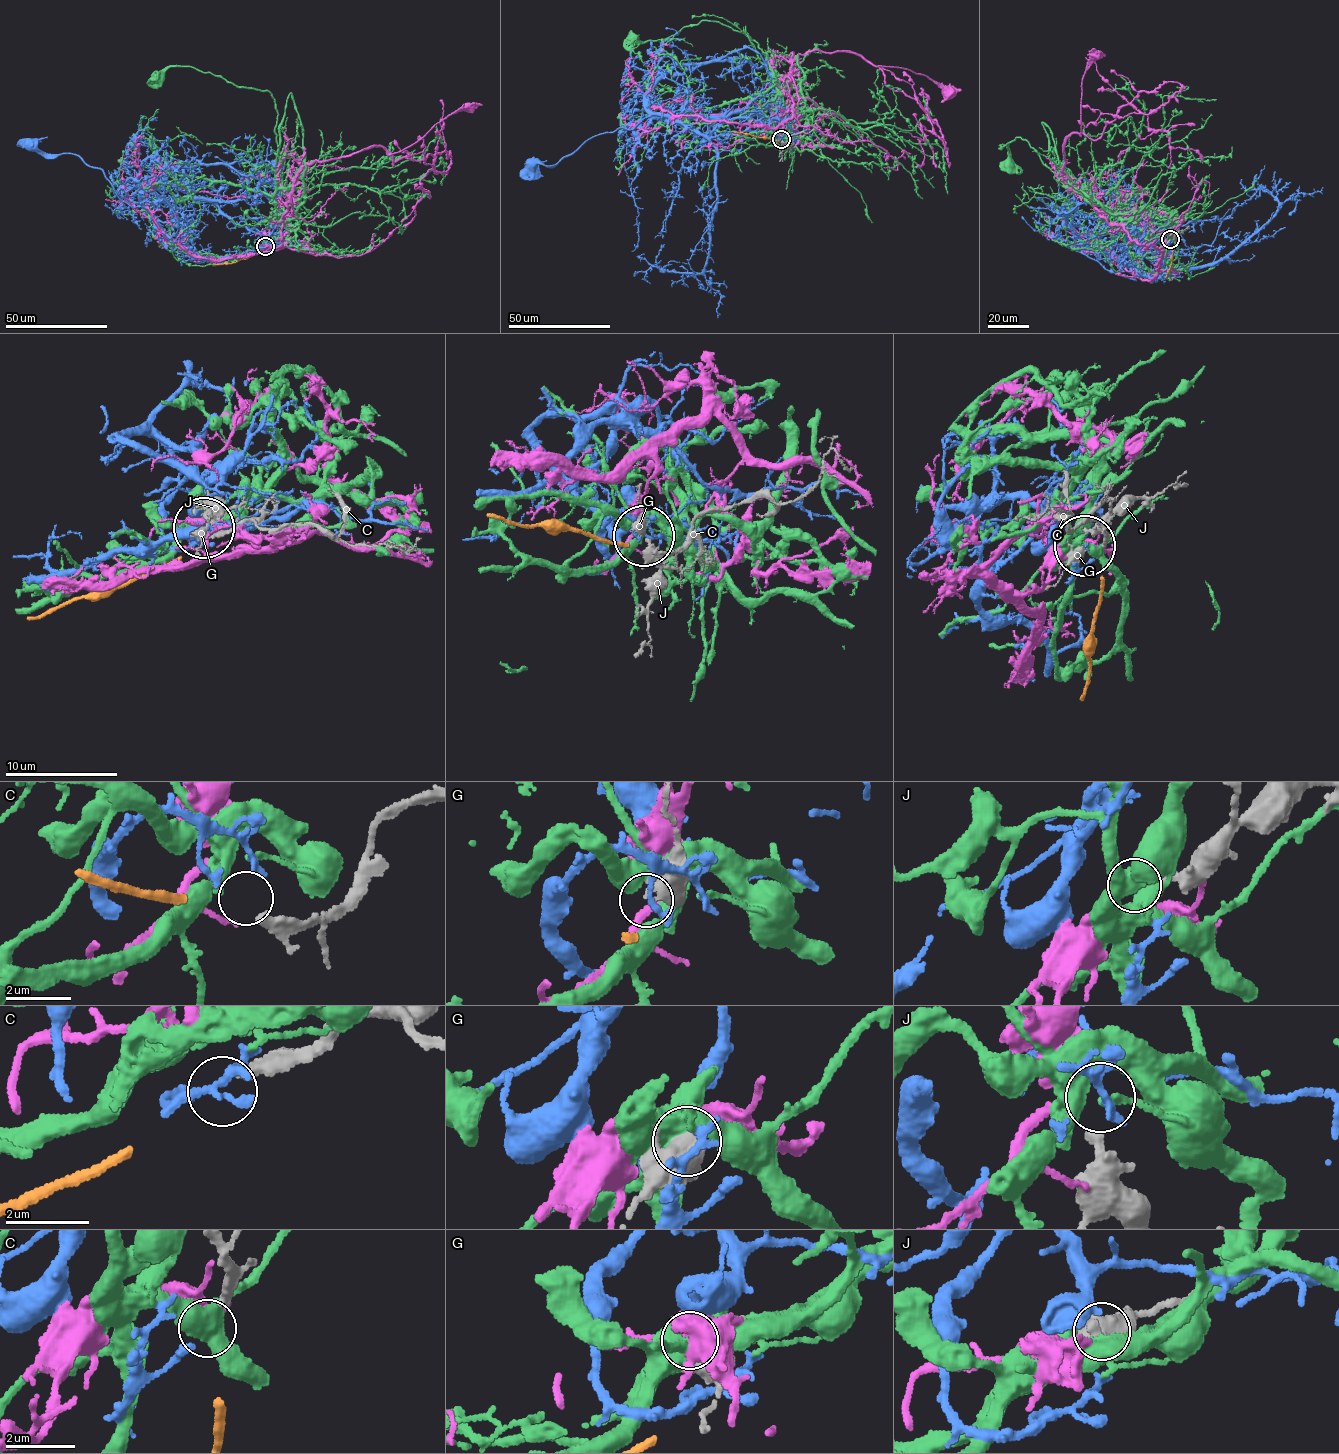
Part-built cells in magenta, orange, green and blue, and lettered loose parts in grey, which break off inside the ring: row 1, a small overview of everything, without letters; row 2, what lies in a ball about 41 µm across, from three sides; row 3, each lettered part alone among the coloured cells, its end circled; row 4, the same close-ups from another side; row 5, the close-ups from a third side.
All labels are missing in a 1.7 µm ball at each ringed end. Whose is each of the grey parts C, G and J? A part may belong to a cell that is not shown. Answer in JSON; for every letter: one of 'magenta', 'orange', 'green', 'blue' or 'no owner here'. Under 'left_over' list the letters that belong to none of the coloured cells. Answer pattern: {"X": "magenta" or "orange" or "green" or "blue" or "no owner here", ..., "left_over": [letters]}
{"C": "no owner here", "G": "no owner here", "J": "no owner here", "left_over": ["C", "G", "J"]}

